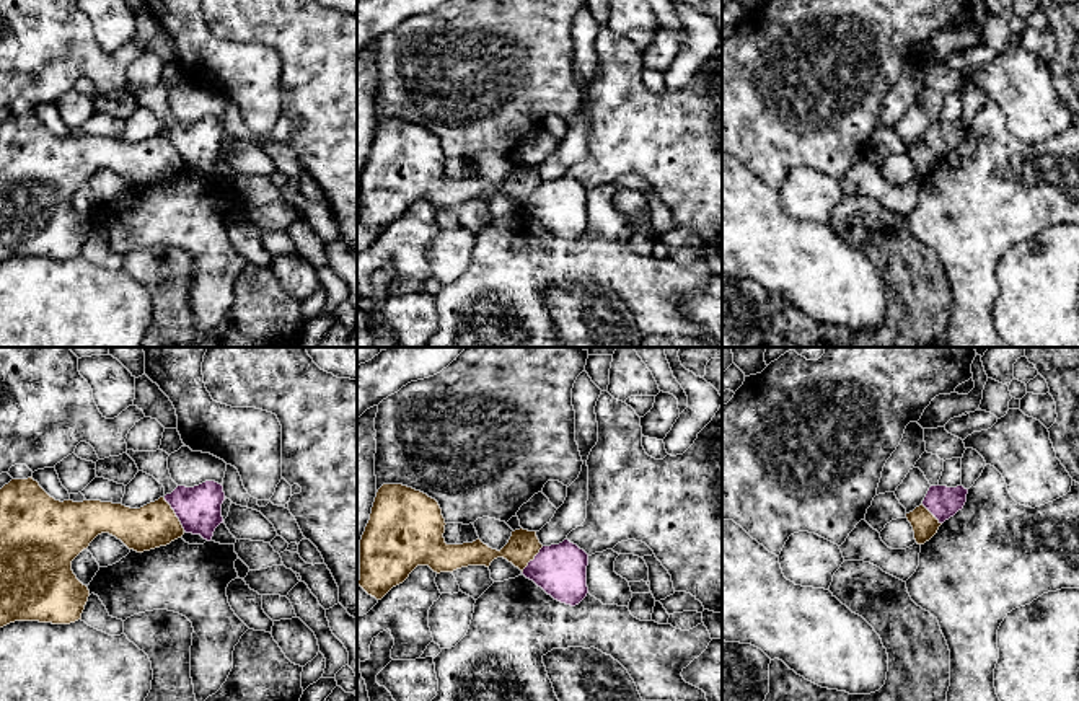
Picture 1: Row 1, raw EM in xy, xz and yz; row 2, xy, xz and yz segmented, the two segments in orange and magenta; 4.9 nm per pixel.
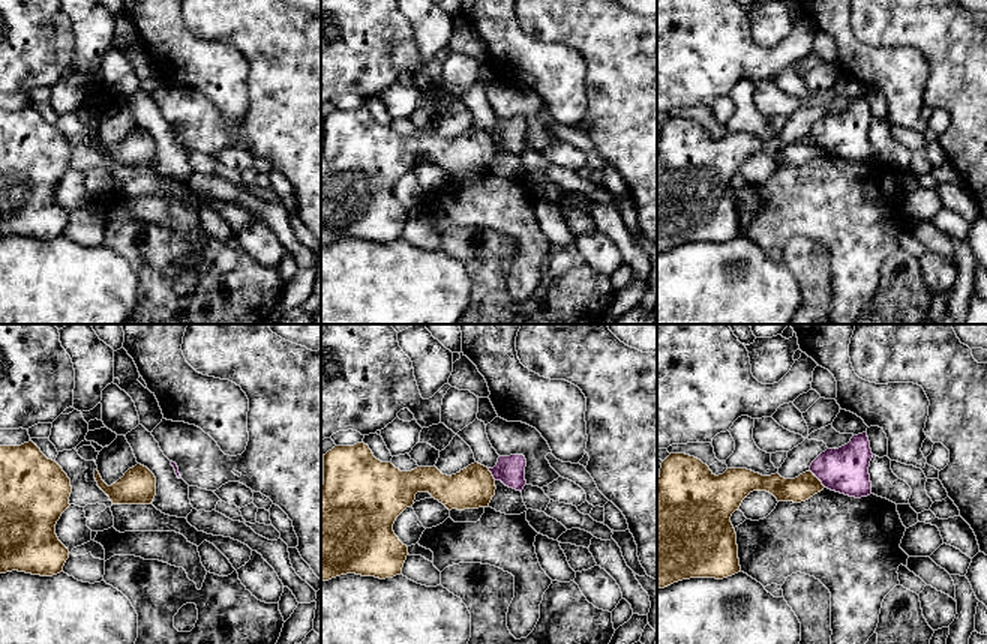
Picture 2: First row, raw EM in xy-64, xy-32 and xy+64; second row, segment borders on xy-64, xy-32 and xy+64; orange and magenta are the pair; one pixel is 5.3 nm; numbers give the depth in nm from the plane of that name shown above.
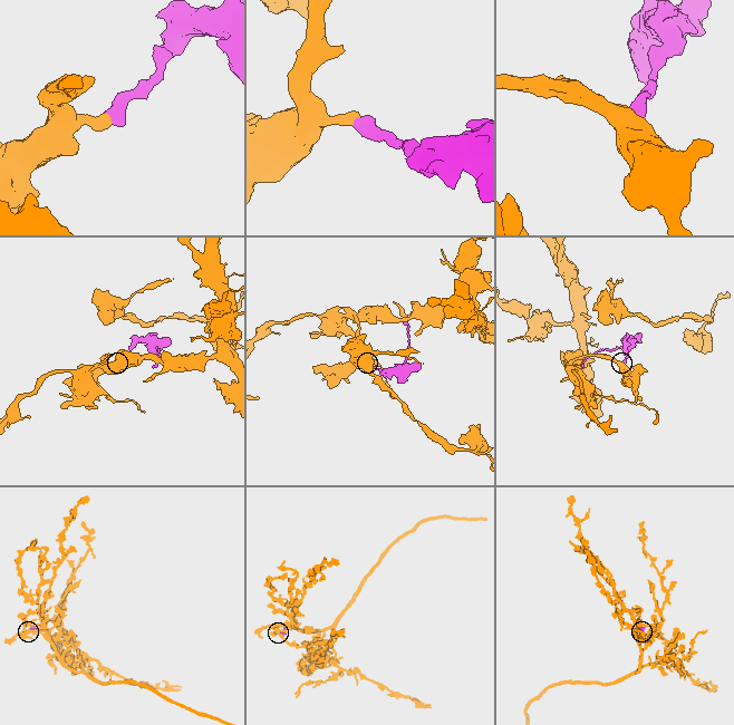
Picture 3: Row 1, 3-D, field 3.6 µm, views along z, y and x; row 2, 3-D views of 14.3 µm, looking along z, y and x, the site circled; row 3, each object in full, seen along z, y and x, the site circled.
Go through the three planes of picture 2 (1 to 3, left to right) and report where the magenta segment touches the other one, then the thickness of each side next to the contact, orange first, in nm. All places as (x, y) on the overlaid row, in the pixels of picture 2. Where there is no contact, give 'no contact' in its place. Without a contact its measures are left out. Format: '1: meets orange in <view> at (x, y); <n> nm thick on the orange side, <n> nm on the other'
1: no contact
2: meets orange in xy-32 at (491, 475); 220 nm thick on the orange side, 160 nm on the other
3: meets orange in xy+64 at (818, 479); 140 nm thick on the orange side, 240 nm on the other

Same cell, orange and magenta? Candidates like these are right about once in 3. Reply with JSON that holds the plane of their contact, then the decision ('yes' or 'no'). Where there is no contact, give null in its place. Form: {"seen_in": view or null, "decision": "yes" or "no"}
{"seen_in": "xy", "decision": "no"}

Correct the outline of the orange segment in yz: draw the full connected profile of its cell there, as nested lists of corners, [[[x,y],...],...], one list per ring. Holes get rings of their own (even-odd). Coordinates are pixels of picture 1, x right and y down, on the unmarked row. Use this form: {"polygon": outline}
{"polygon": [[[923,139],[913,147],[906,148],[906,153],[913,161],[918,179],[929,176],[942,160]]]}

